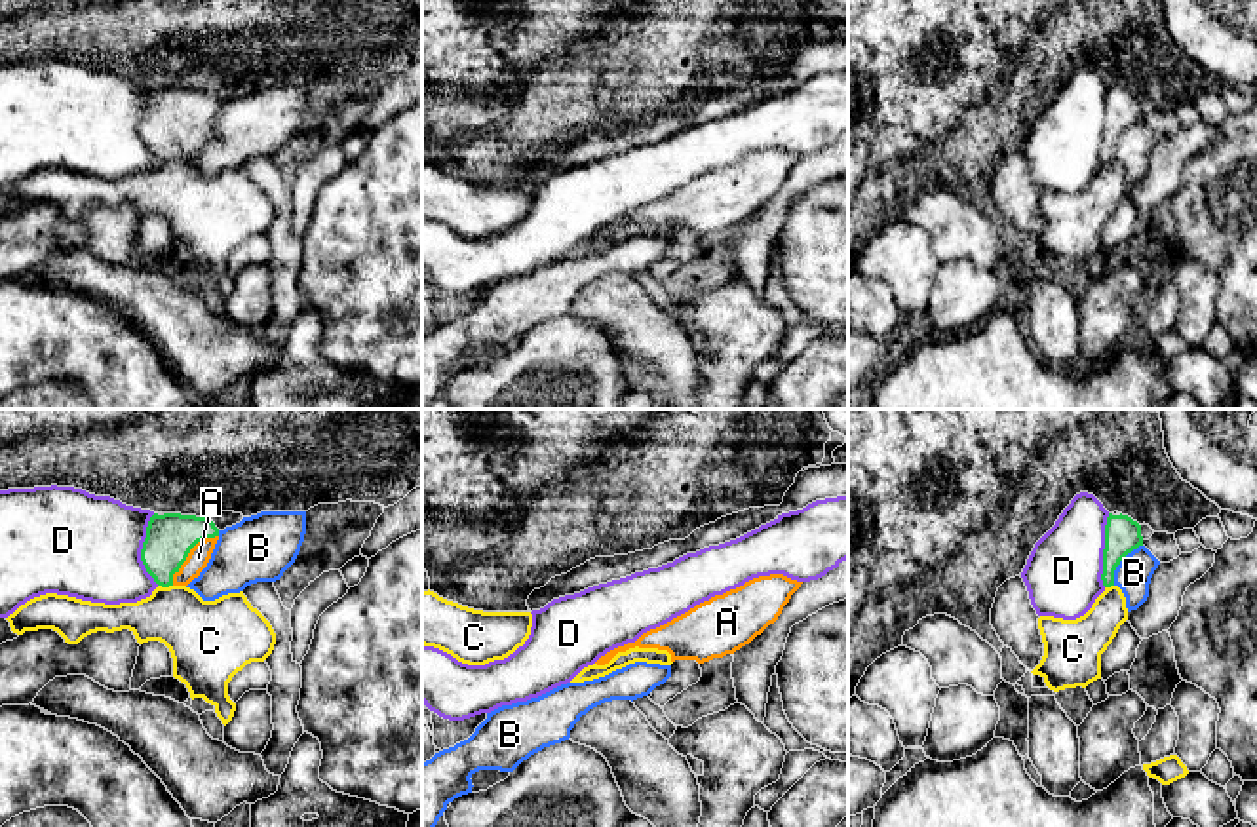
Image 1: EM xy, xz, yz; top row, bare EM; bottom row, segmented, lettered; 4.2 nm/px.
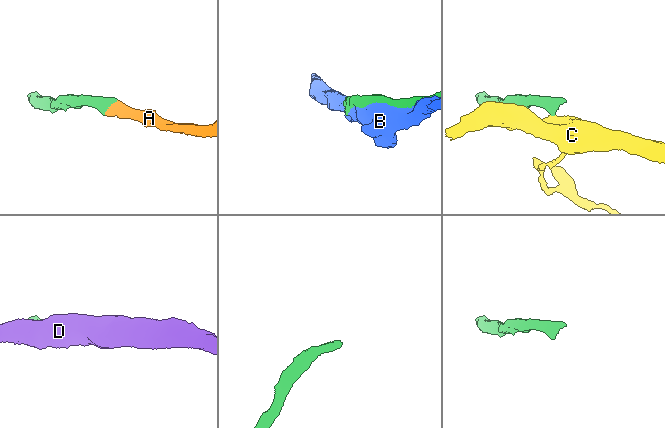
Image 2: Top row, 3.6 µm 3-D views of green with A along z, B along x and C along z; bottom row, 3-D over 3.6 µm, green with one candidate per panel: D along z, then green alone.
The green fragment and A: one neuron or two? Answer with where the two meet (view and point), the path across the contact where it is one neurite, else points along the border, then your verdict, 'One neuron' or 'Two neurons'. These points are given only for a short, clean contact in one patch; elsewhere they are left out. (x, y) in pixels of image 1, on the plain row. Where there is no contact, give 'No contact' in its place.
Touches green at xy (189, 126). Path across: xy (170, 111), (189, 126), (198, 132). One neuron

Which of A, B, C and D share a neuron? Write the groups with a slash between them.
A / B / C / D

